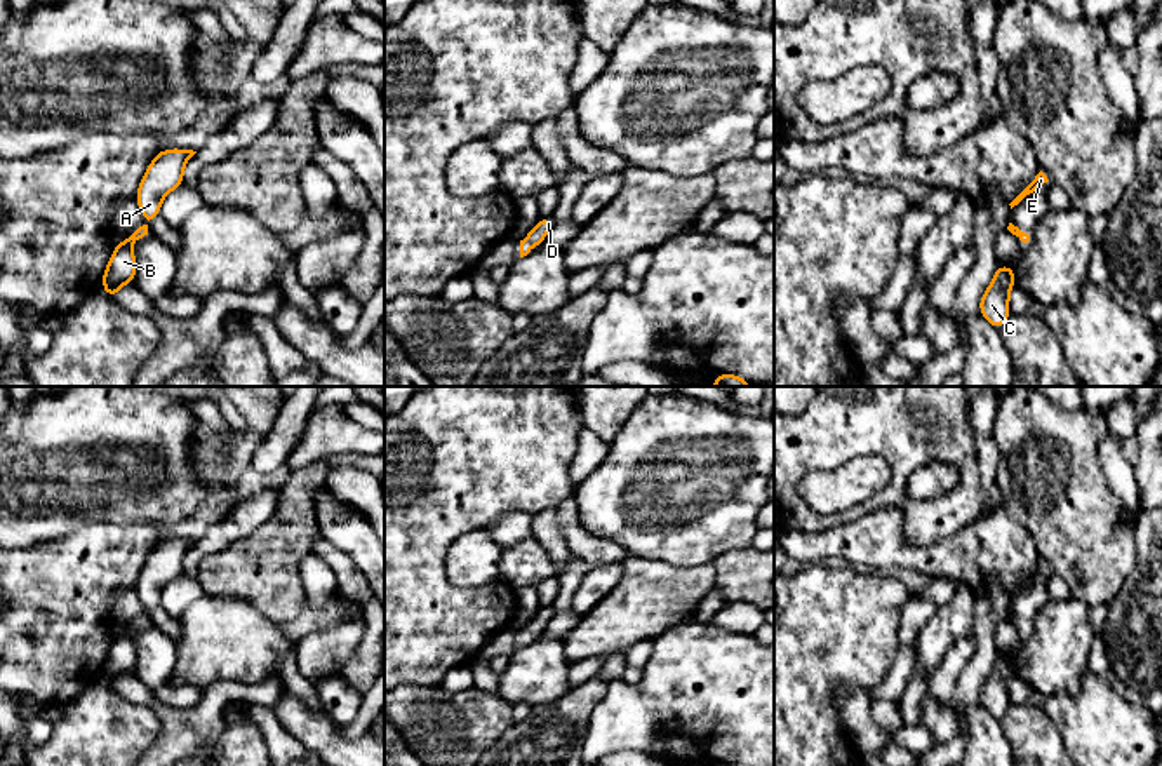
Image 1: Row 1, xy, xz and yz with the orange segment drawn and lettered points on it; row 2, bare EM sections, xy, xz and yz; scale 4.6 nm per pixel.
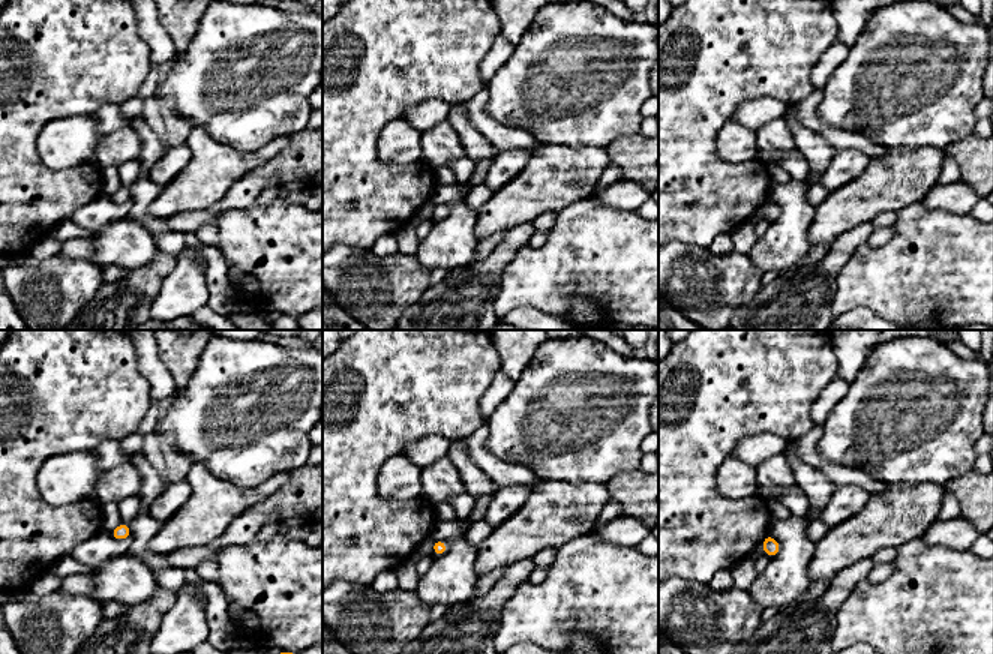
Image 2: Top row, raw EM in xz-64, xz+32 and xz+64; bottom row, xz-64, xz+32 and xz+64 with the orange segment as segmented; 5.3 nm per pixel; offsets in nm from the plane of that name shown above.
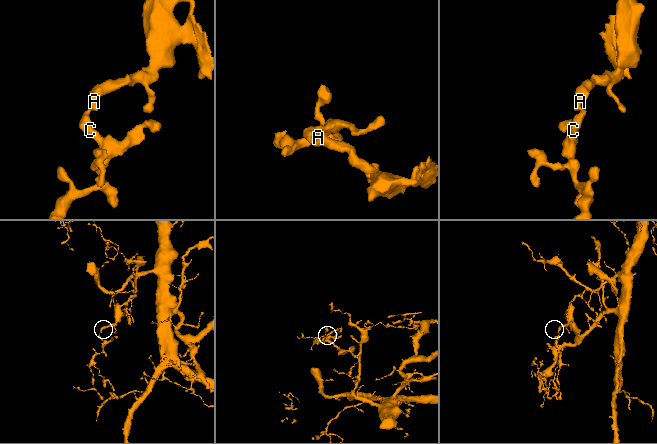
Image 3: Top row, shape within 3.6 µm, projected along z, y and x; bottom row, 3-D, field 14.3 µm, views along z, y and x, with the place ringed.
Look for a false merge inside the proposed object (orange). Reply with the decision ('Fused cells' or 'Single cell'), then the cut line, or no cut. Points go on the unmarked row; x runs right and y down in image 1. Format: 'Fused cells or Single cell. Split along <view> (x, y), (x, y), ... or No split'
Single cell. No split

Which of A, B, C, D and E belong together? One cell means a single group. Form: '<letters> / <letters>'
A B C D E

